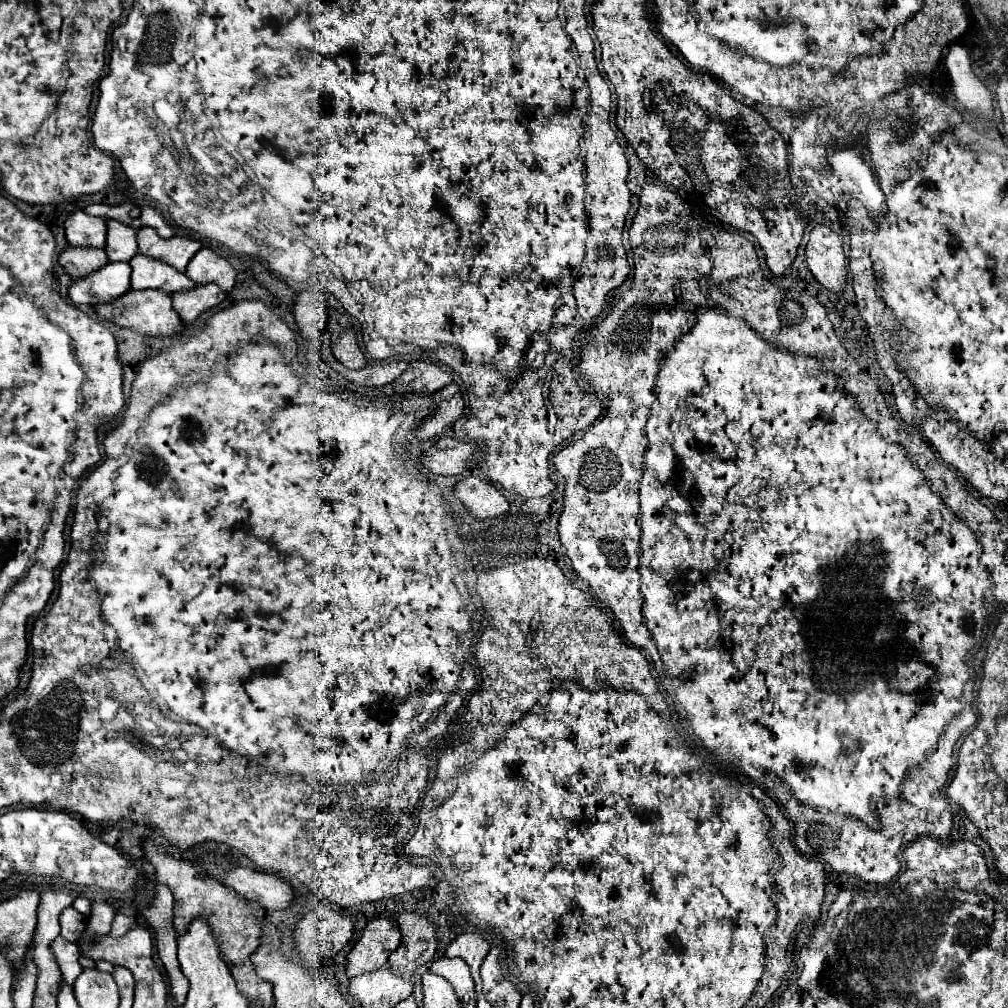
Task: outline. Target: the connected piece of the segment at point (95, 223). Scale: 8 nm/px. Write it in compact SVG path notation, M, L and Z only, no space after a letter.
M78 209L66 219L66 239L74 247L84 247L84 245L104 247L106 245L106 221Z

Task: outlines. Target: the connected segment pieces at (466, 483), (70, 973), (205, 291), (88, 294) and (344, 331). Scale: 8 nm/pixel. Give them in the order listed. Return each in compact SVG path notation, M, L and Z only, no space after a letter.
M470 475L458 481L454 485L454 495L462 501L464 509L478 519L498 517L508 511L508 501L500 493L500 489L478 475Z
M56 937L54 943L52 943L52 951L58 959L58 965L60 965L60 971L62 971L62 981L68 987L72 987L76 977L82 973L82 965L78 963L78 957L80 957L78 943L70 943L64 937Z
M208 283L208 285L198 285L184 293L174 293L172 303L174 303L174 309L178 311L178 315L182 317L182 321L192 323L198 319L200 313L222 303L224 297L226 297L226 293L218 285Z
M108 263L106 267L90 273L84 279L76 279L70 287L70 299L76 305L100 305L114 301L130 291L130 265Z
M328 309L328 331L334 357L348 369L364 369L368 361L358 347L350 319L336 309Z

